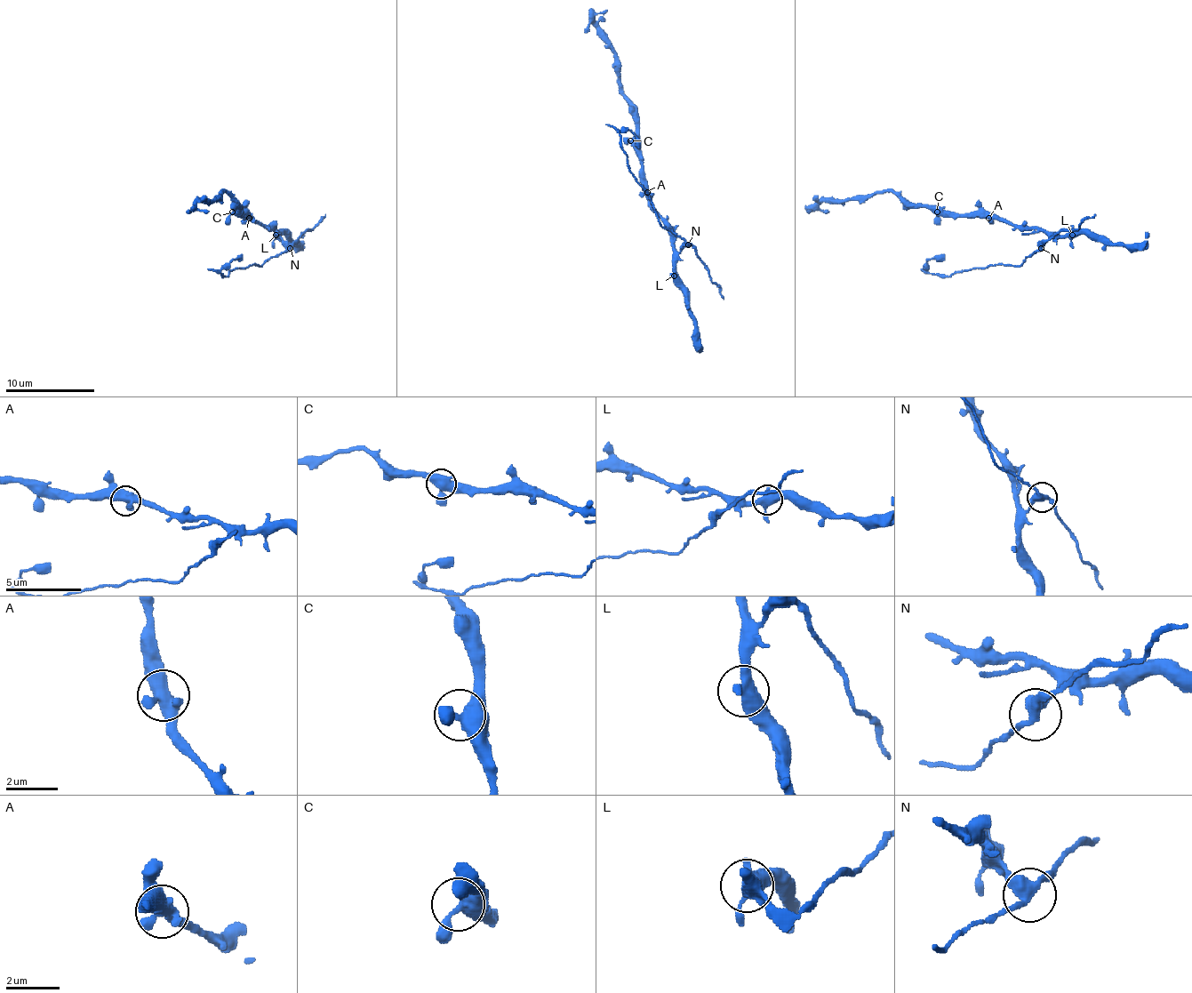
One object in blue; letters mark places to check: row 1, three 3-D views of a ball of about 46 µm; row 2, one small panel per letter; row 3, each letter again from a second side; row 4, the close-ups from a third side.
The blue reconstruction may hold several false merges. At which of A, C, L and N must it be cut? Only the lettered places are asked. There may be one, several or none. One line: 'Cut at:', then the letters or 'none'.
Cut at: N

